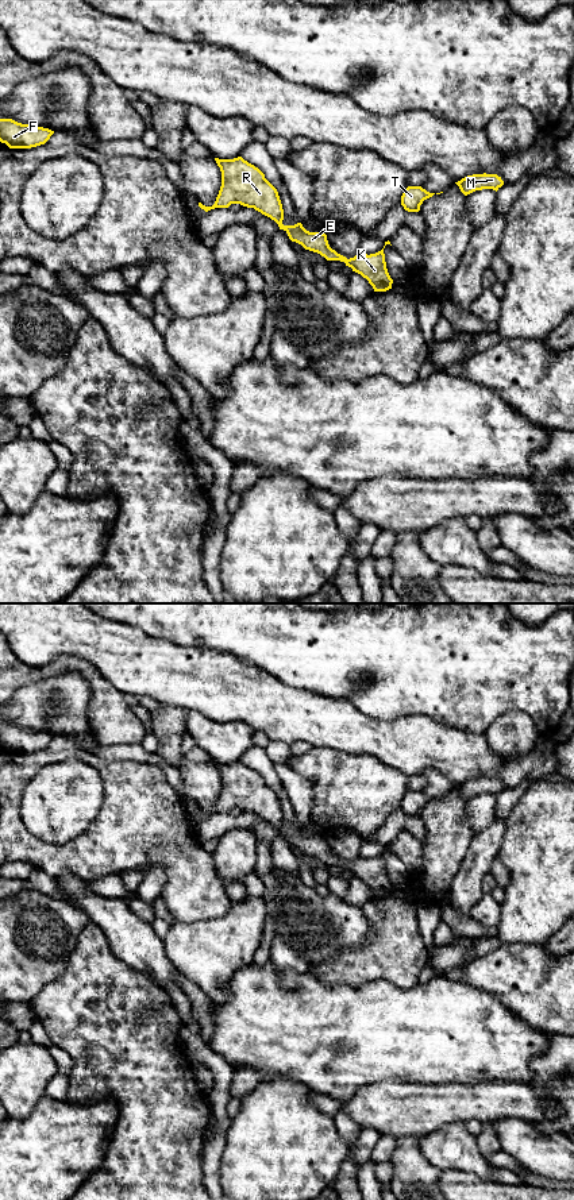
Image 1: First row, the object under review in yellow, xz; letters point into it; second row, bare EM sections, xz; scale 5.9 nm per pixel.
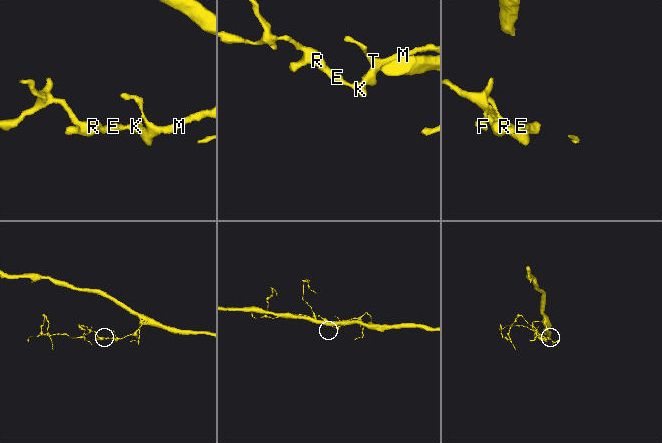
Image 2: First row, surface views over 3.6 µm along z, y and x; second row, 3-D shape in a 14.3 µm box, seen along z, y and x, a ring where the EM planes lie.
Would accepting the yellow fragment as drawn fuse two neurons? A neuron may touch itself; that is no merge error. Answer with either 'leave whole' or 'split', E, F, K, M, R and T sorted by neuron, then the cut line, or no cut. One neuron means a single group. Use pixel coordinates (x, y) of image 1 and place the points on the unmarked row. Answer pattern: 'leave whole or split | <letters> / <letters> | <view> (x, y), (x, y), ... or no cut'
leave whole | E F K M R T | no cut

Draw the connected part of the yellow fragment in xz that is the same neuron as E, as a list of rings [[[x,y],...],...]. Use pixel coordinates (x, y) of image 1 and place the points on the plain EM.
[[[242,761],[234,764],[215,763],[221,776],[221,791],[212,811],[199,807],[205,817],[215,813],[228,813],[231,809],[240,809],[254,813],[262,819],[274,825],[280,834],[284,834],[292,846],[301,849],[305,854],[324,861],[327,865],[340,865],[353,876],[361,879],[369,885],[374,896],[386,896],[392,894],[390,883],[384,853],[375,858],[359,857],[347,864],[338,858],[328,849],[327,840],[323,837],[309,837],[301,827],[284,830],[284,814],[277,794],[265,783],[265,779]]]

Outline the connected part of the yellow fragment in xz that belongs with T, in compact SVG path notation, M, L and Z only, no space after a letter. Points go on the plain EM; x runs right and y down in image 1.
M408 791L401 800L401 810L408 817L419 817L423 806L434 799L435 798L429 798L421 791Z

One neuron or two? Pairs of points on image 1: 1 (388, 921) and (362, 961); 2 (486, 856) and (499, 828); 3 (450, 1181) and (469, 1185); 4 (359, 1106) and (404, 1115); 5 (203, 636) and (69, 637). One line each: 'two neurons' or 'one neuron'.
1: one neuron
2: one neuron
3: one neuron
4: one neuron
5: two neurons

